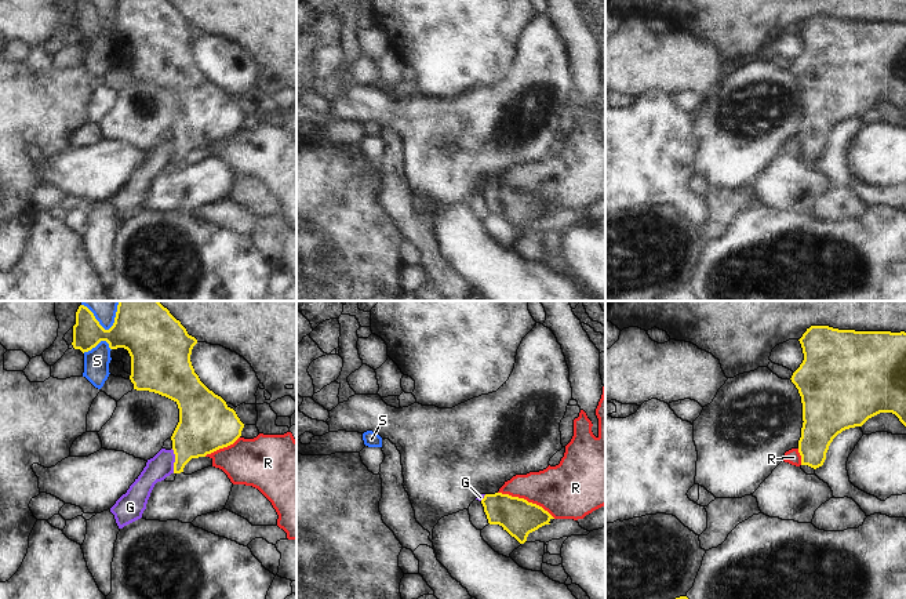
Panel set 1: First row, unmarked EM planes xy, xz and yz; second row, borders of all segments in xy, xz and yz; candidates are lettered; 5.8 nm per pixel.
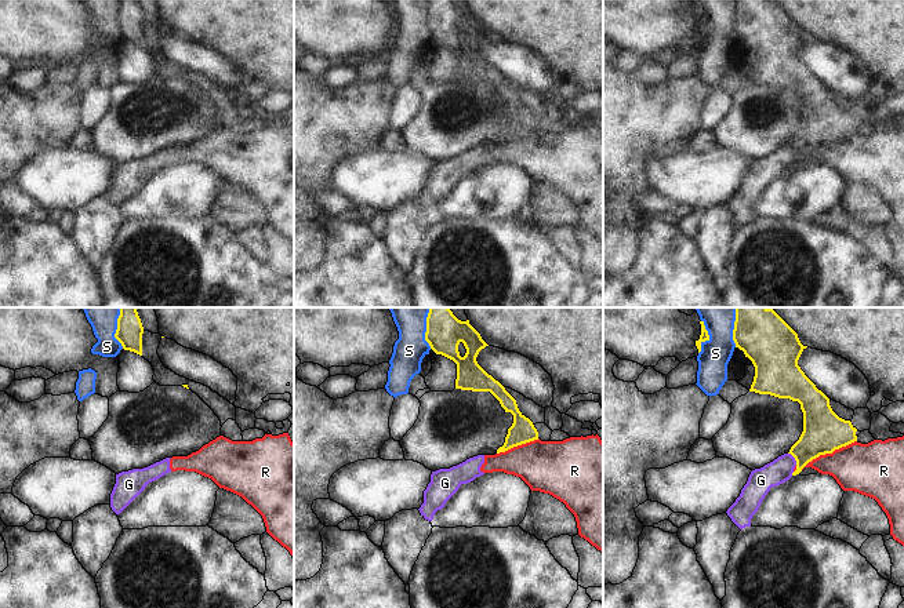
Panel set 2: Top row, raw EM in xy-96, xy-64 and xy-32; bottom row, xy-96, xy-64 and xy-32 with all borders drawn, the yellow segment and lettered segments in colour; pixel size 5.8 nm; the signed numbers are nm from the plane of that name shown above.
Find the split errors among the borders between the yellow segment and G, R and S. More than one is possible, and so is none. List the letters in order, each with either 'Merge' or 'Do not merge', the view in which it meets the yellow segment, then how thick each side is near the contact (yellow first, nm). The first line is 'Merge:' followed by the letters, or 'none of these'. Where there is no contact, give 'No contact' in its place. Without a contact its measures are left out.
Merge: none of these
G: Do not merge. Touches yellow in xy. Thickness 300 nm (yellow) against 140 nm
R: Do not merge. Touches yellow in xz. Thickness 220 nm (yellow) against 320 nm
S: Do not merge. Touches yellow in xy. Thickness 260 nm (yellow) against 150 nm.

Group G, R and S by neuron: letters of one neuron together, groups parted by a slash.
G R / S

